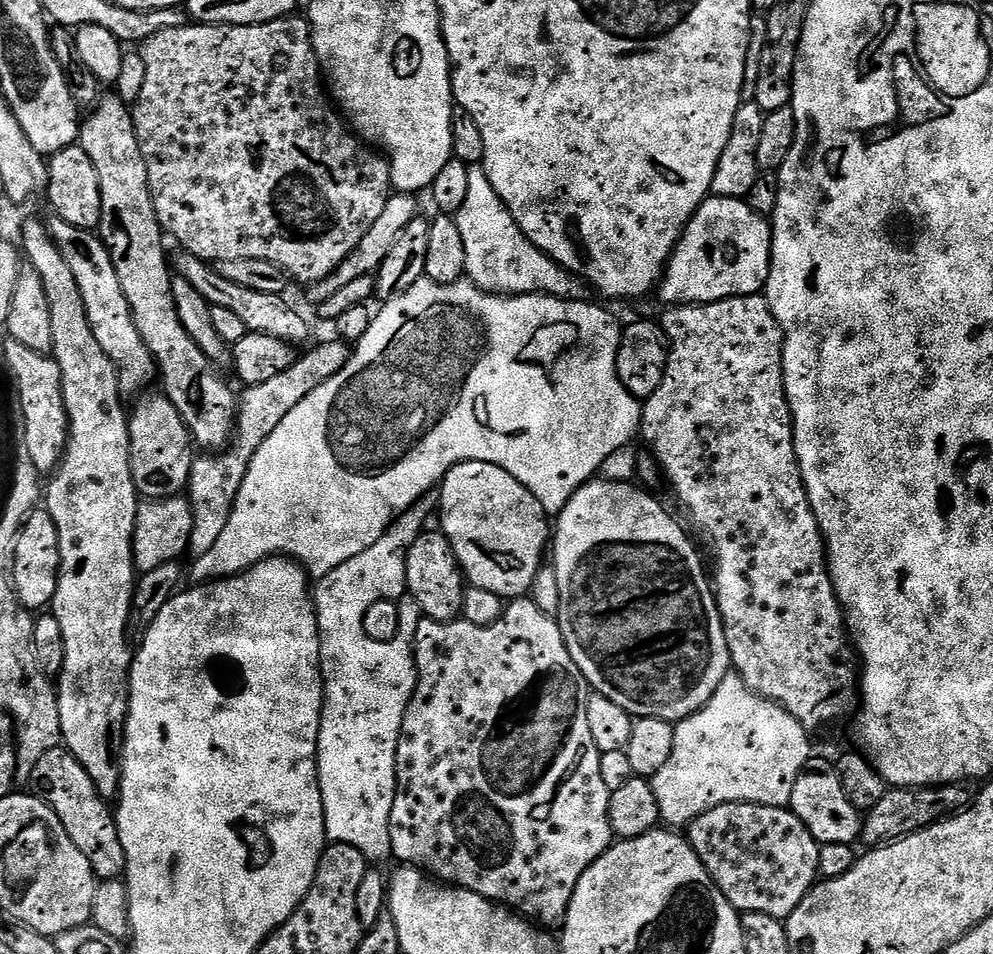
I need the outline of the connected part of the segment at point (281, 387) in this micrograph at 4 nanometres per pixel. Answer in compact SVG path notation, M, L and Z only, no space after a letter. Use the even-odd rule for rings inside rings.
M331 338L325 344L312 348L308 353L301 355L290 366L290 370L282 370L267 382L249 384L238 396L238 411L236 414L236 431L227 450L217 451L215 454L197 455L192 462L186 498L192 503L194 524L188 543L188 552L193 557L206 554L206 550L214 550L214 542L218 542L222 530L226 530L226 522L230 522L230 510L238 498L238 490L246 478L246 470L262 442L274 434L274 429L310 390L318 390L322 382L334 378L342 366L346 366L350 355L347 343Z

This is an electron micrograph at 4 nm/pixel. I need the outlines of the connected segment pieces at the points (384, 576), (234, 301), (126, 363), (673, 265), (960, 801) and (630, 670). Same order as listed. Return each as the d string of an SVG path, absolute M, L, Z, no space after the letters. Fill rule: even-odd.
M431 488L422 498L411 508L408 508L400 516L397 516L388 532L382 536L369 550L364 550L355 558L350 558L349 562L344 562L338 566L337 570L330 570L330 574L319 577L317 588L314 588L314 607L316 610L316 623L319 630L319 652L320 652L320 673L324 675L324 709L322 710L322 722L320 723L320 733L318 734L318 750L316 751L316 765L318 766L318 778L320 779L320 789L322 790L322 802L324 803L324 834L329 841L354 846L364 855L365 860L373 865L380 866L383 860L393 859L392 843L390 842L390 810L394 810L394 794L396 793L396 751L398 750L398 738L402 730L402 718L406 714L406 706L410 706L410 698L416 689L416 658L415 640L417 636L418 623L423 618L421 607L412 596L407 595L406 584L406 558L409 548L419 538L427 527L427 520L439 511L441 502L440 488ZM384 600L398 600L400 608L398 610L398 633L388 642L378 642L370 638L365 632L366 611L374 606L375 602Z
M183 250L173 251L170 256L170 264L175 275L186 278L202 298L206 298L212 306L226 306L226 310L234 310L242 322L246 322L249 332L258 334L270 334L270 338L284 340L287 344L300 346L300 343L308 336L308 324L287 304L280 294L266 294L246 290L246 286L234 286L234 282L226 282L226 278L220 276L215 267L209 266L194 254Z
M52 218L47 221L47 225L58 250L62 250L62 258L66 258L70 271L78 281L78 290L82 290L82 302L86 302L90 330L94 330L98 346L106 350L106 358L114 362L121 393L125 397L132 395L135 397L143 393L151 385L148 383L157 379L156 360L150 354L146 342L142 342L138 326L134 326L130 314L130 302L126 302L126 294L122 294L122 286L118 283L118 270L114 270L114 262L106 246L95 231L70 226L65 220Z
M709 195L698 206L690 222L684 227L684 233L676 243L668 267L664 270L664 279L658 285L658 293L665 305L713 304L719 300L729 300L735 296L755 296L763 293L764 283L768 281L772 265L772 226L748 205L747 199L735 200Z
M967 783L941 784L930 788L892 788L867 812L862 820L862 840L868 846L883 846L902 836L908 836L923 828L935 824L937 820L955 816L956 813L971 808L974 803L974 792Z
M593 478L583 484L555 517L554 535L550 540L550 567L554 574L558 574L558 590L562 594L558 613L562 638L570 650L570 658L574 658L578 670L582 670L582 674L587 678L589 689L593 693L610 698L610 702L618 702L622 710L629 712L633 718L653 716L659 720L679 722L694 714L699 708L704 708L706 702L710 702L714 690L718 690L718 682L729 676L728 643L716 605L713 581L709 573L708 576L704 573L704 564L700 561L691 538L684 533L683 526L648 492L651 491L632 482L623 484L603 478Z

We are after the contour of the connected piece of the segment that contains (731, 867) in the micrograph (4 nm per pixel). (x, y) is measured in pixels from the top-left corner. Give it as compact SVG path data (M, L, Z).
M723 804L701 812L698 818L687 825L686 839L698 854L702 866L710 878L722 890L722 894L737 912L770 914L770 918L784 922L806 898L806 894L817 883L820 867L818 854L820 845L806 830L806 826L787 807L775 808L758 804Z

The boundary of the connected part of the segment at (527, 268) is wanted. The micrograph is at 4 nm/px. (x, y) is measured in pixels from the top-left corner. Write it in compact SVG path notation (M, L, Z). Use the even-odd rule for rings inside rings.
M483 163L470 167L466 202L454 213L462 246L466 246L466 276L481 288L506 296L556 296L559 300L578 300L585 295L585 285L572 273L554 262L522 234L508 207L498 198Z

